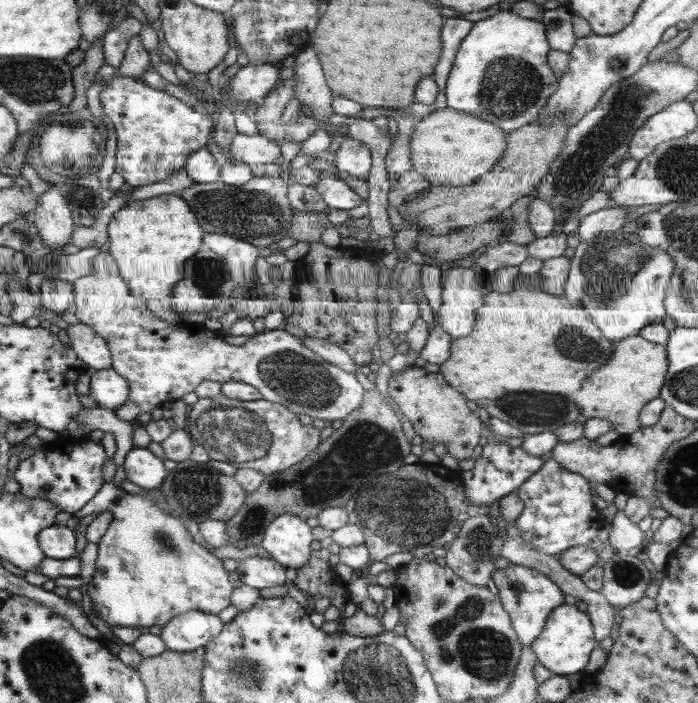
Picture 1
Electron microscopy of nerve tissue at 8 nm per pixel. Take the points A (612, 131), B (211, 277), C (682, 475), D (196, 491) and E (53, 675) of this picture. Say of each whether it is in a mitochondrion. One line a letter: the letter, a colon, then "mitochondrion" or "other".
A: mitochondrion
B: mitochondrion
C: mitochondrion
D: mitochondrion
E: mitochondrion

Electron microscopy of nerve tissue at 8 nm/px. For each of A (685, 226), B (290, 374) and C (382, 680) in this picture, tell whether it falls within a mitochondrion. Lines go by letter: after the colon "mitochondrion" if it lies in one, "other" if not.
A: mitochondrion
B: mitochondrion
C: mitochondrion

